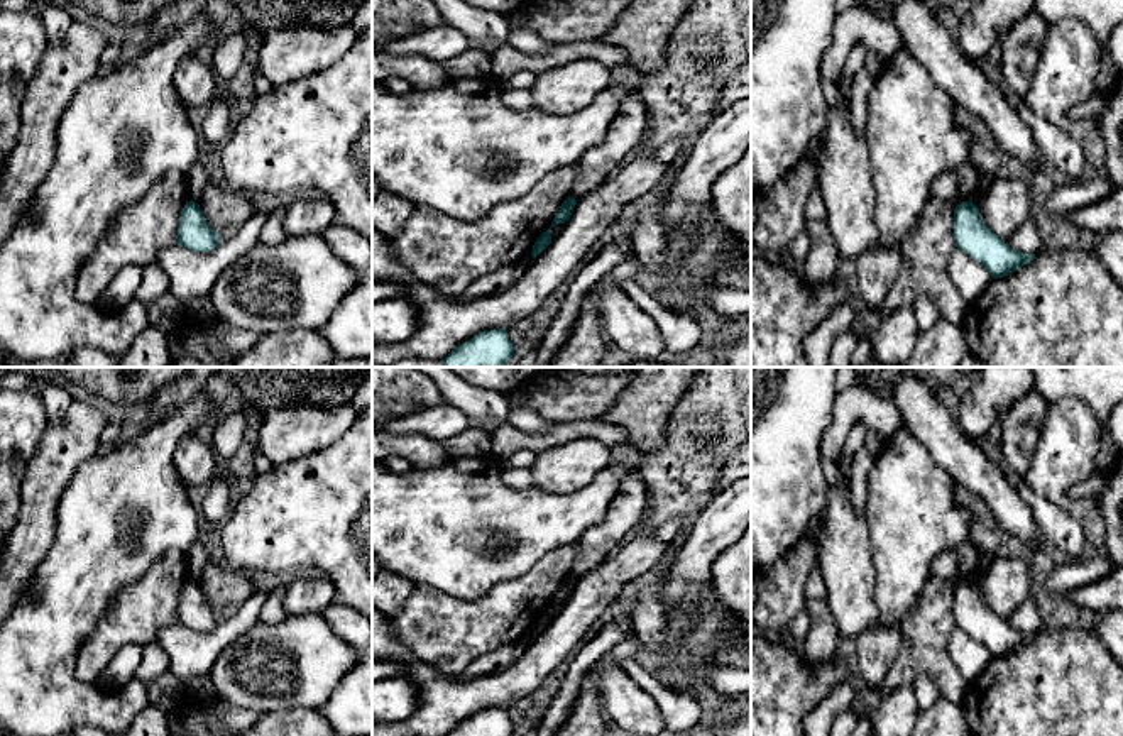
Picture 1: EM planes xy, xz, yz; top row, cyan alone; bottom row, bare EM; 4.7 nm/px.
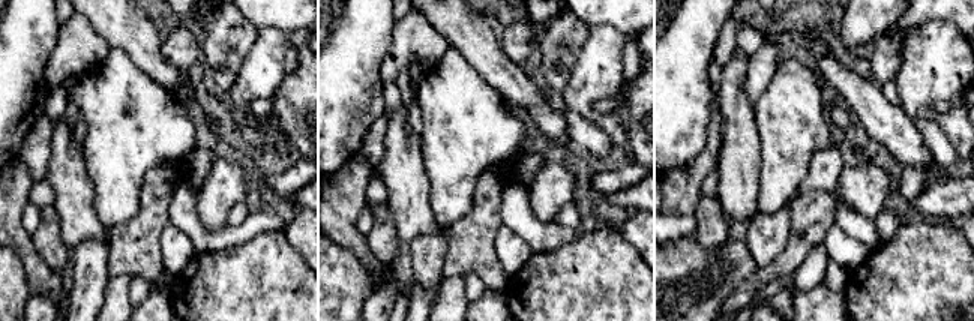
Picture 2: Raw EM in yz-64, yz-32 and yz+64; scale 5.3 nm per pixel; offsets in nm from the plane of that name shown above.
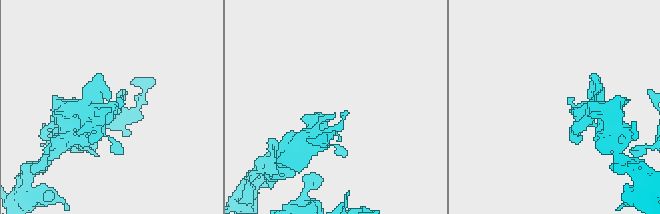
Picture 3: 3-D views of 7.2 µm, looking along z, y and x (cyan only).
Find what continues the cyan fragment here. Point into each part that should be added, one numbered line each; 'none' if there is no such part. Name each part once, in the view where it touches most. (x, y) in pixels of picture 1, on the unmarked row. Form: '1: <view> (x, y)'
none

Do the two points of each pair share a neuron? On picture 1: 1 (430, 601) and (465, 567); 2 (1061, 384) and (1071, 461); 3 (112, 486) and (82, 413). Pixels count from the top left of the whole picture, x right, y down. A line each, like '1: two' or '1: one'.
1: two
2: two
3: two

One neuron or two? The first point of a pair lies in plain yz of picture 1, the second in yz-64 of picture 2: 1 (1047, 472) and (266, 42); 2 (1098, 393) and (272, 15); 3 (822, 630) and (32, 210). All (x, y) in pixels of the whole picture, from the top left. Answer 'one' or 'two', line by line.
1: one
2: one
3: two

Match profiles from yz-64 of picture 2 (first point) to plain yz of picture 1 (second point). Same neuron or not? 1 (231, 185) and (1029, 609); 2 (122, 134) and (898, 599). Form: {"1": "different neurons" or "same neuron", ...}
{"1": "different neurons", "2": "same neuron"}

